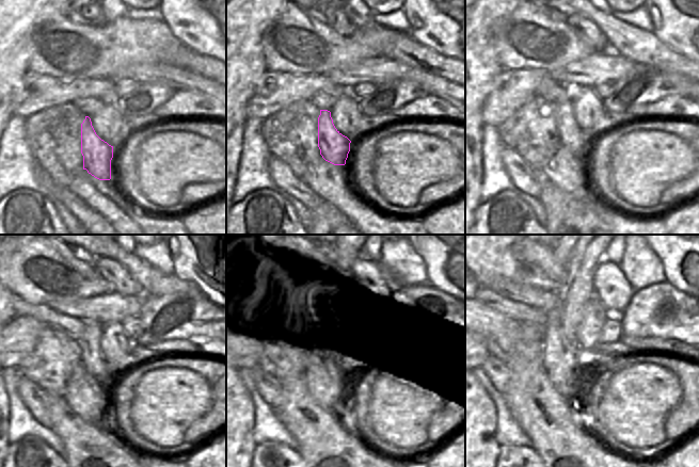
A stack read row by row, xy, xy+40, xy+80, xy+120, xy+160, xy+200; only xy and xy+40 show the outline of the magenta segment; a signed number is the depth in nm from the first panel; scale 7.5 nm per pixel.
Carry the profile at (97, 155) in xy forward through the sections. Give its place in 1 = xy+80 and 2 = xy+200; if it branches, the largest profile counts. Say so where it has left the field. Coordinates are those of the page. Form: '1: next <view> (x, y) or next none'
1: next xy+80 (571, 137)
2: next xy+200 (578, 289)

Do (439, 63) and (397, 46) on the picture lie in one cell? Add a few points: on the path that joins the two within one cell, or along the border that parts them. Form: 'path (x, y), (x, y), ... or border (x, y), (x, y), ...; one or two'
path (428, 60), (408, 50); one

